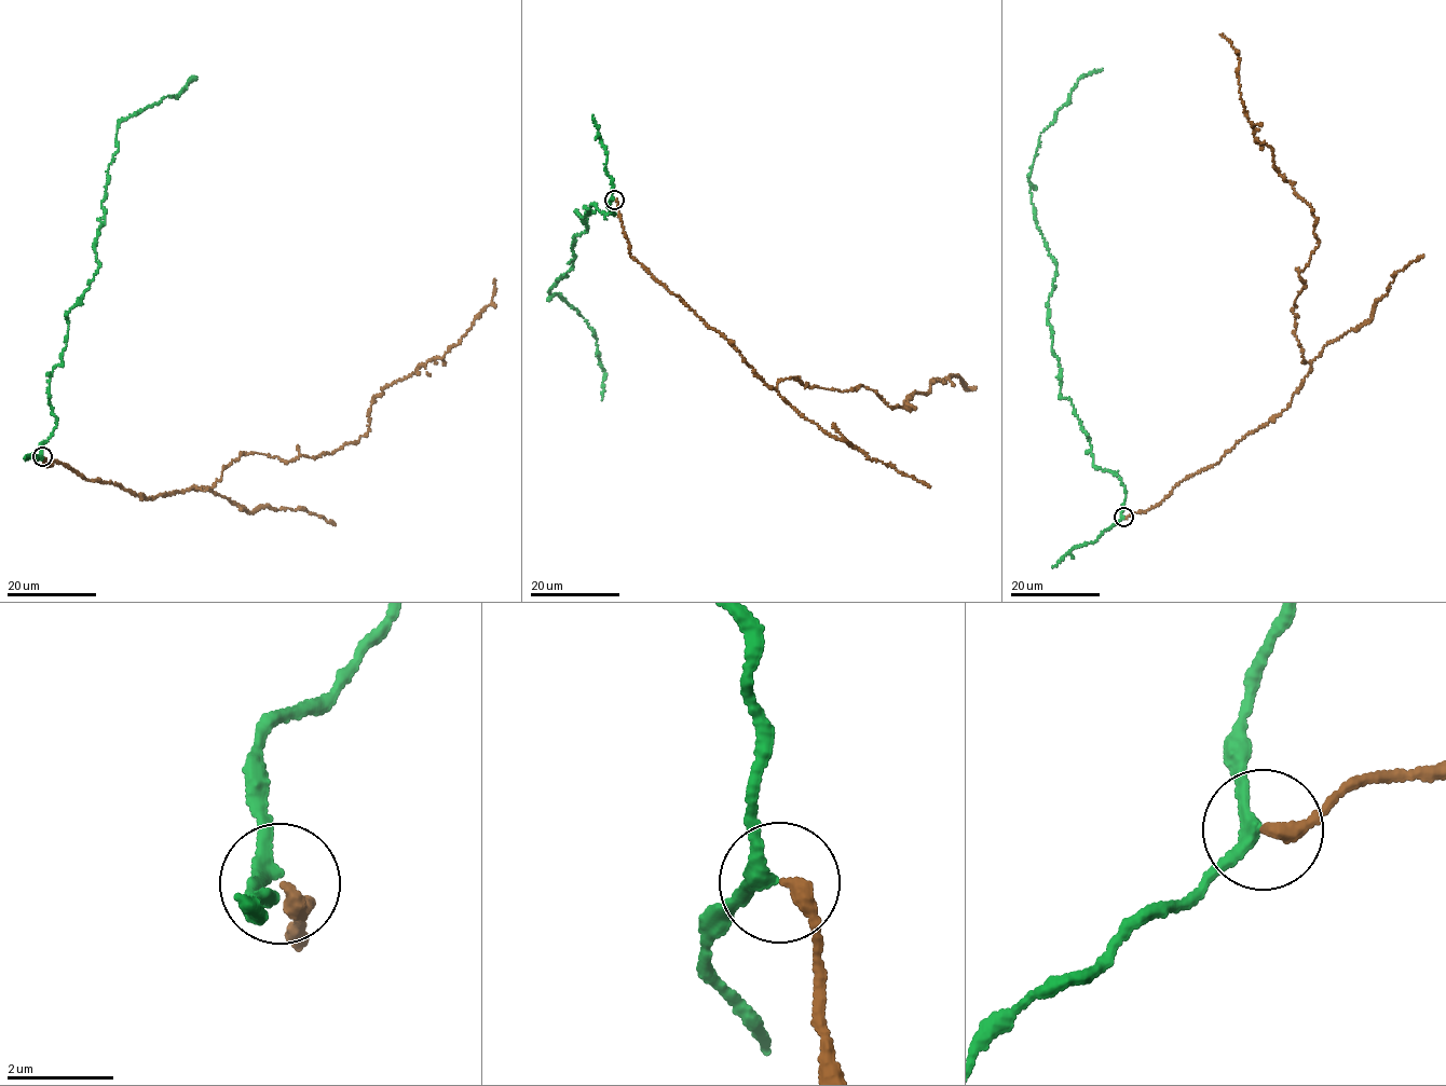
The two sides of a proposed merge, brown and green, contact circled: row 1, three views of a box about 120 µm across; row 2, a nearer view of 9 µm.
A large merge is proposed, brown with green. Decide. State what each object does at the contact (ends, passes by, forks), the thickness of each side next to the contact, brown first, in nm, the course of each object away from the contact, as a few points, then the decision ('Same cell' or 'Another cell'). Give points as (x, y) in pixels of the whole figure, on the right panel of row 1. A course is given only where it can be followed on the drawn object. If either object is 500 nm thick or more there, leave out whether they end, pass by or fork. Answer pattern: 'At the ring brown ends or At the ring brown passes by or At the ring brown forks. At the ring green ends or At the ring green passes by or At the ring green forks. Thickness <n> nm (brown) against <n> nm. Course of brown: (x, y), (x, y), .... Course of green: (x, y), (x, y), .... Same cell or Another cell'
At the ring brown ends. At the ring green passes by. Thickness 280 nm (brown) against 240 nm. Course of brown: (1123, 517), (1153, 508), (1280, 414), (1311, 368), (1294, 302), (1317, 221), (1256, 138), (1239, 59), (1221, 33). Course of green: (1123, 517), (1121, 479), (1094, 467), (1061, 395), (1047, 319), (1056, 266), (1028, 177), (1039, 137), (1102, 68). Same cell

